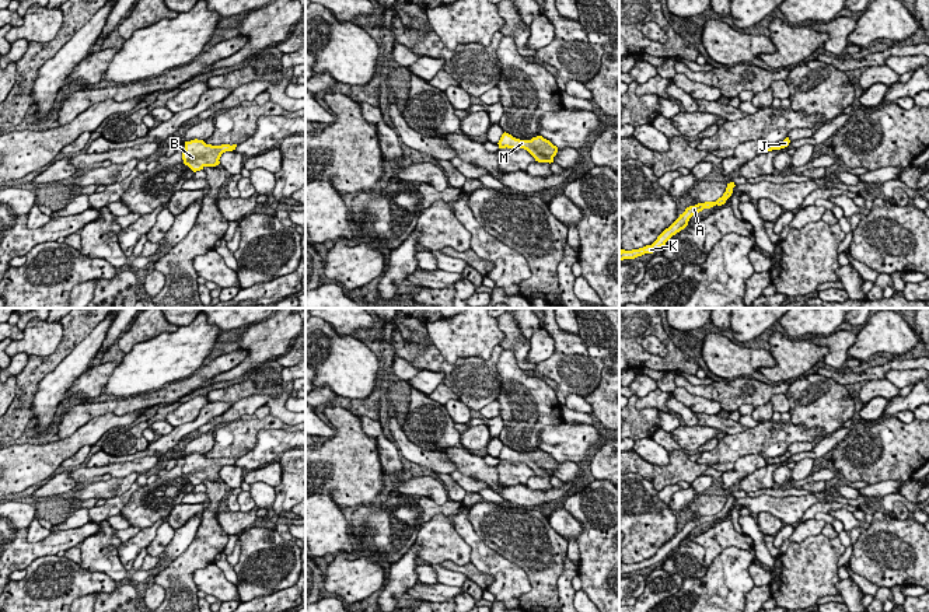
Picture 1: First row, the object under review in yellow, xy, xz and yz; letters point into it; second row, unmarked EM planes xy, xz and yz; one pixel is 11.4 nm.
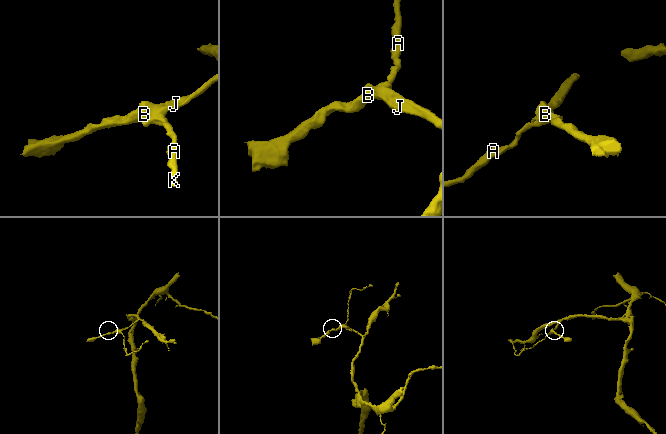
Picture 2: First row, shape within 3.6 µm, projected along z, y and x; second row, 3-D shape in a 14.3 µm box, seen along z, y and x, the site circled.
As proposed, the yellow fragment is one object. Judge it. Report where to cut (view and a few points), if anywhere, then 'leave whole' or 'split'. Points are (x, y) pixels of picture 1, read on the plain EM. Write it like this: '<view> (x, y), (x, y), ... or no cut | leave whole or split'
no cut | leave whole

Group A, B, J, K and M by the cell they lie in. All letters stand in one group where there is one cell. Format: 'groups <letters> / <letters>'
groups A B J K M

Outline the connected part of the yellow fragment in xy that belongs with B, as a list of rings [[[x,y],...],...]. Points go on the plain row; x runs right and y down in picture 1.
[[[203,454],[185,455],[185,464],[182,465],[184,478],[193,486],[203,483],[205,480],[216,480],[220,478],[220,471],[226,465],[235,464],[237,458],[212,459]]]

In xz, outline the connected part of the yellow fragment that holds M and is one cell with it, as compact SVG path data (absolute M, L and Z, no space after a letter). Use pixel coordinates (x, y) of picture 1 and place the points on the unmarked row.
M504 445L497 458L499 462L524 462L538 476L551 478L558 466L558 461L542 450L532 451L531 454L520 454Z

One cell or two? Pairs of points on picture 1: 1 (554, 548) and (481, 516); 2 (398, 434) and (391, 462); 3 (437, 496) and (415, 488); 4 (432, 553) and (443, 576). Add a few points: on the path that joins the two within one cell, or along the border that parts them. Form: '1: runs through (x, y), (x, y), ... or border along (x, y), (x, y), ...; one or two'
1: runs through (535, 546), (524, 535), (499, 525); one
2: border along (395, 446), (401, 455); two
3: runs through (432, 490), (421, 488); one
4: border along (430, 563), (440, 565); two

